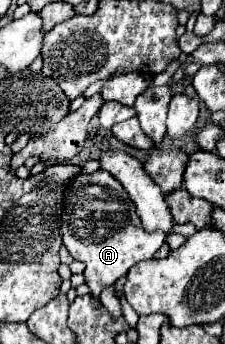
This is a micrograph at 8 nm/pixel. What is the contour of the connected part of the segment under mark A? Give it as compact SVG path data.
M95 171L91 175L77 175L69 181L69 185L65 187L65 193L63 193L63 215L61 215L61 233L63 233L63 245L67 247L67 251L71 253L73 259L77 261L83 261L87 265L85 269L85 281L91 289L91 295L97 299L99 293L113 285L119 277L127 275L127 271L139 263L139 261L145 261L145 259L151 259L159 247L163 245L165 241L165 233L163 231L145 231L141 227L141 221L137 219L137 213L135 213L135 207L133 207L133 201L129 199L127 191L121 187L121 183L109 175L107 171Z

